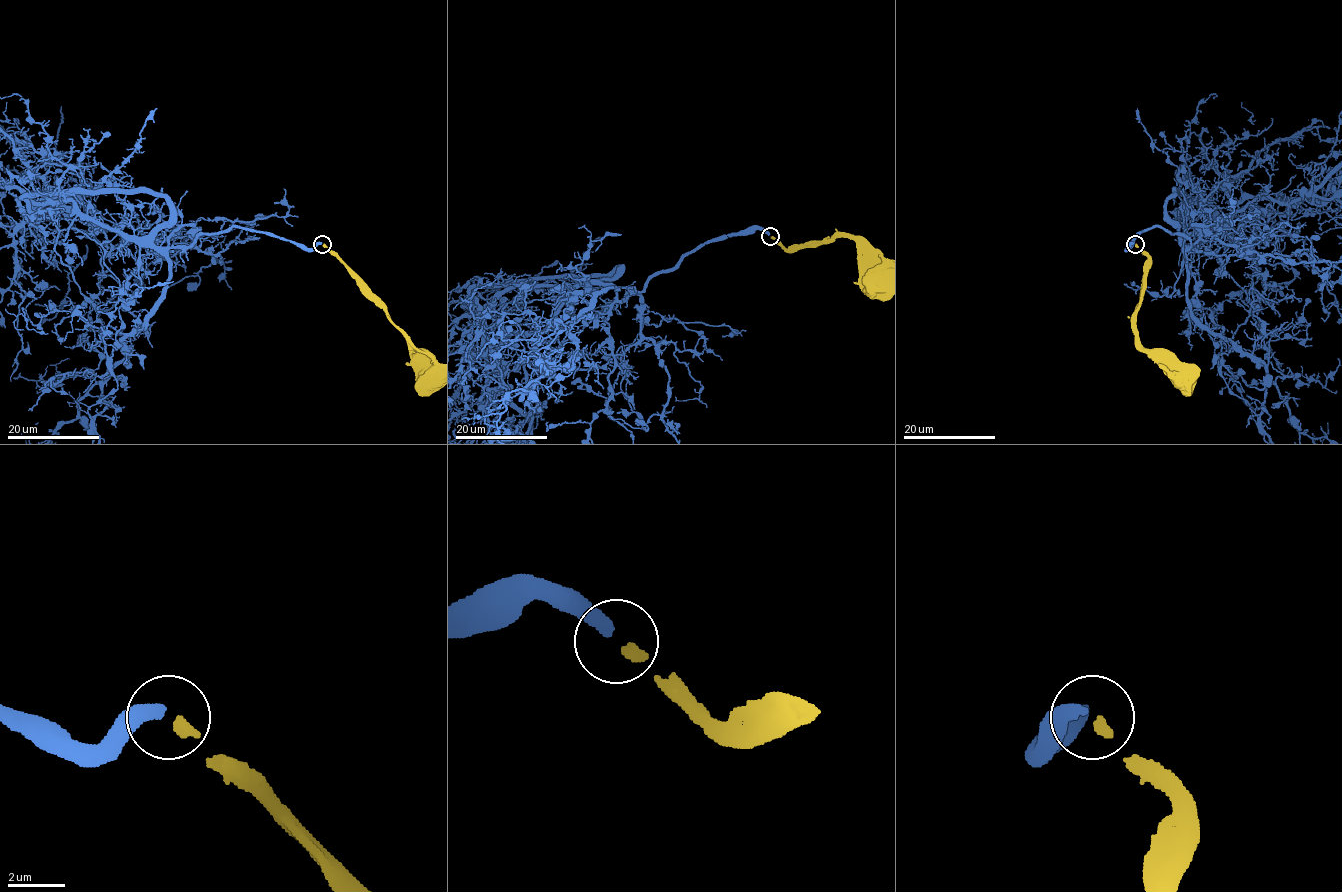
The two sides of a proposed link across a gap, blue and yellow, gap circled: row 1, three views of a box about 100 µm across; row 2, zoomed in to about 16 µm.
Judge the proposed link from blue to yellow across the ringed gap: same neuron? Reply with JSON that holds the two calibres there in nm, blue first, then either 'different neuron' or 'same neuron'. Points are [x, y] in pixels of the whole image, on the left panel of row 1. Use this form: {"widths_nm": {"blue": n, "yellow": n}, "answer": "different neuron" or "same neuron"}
{"widths_nm": {"blue": 420, "yellow": 400}, "answer": "same neuron"}

